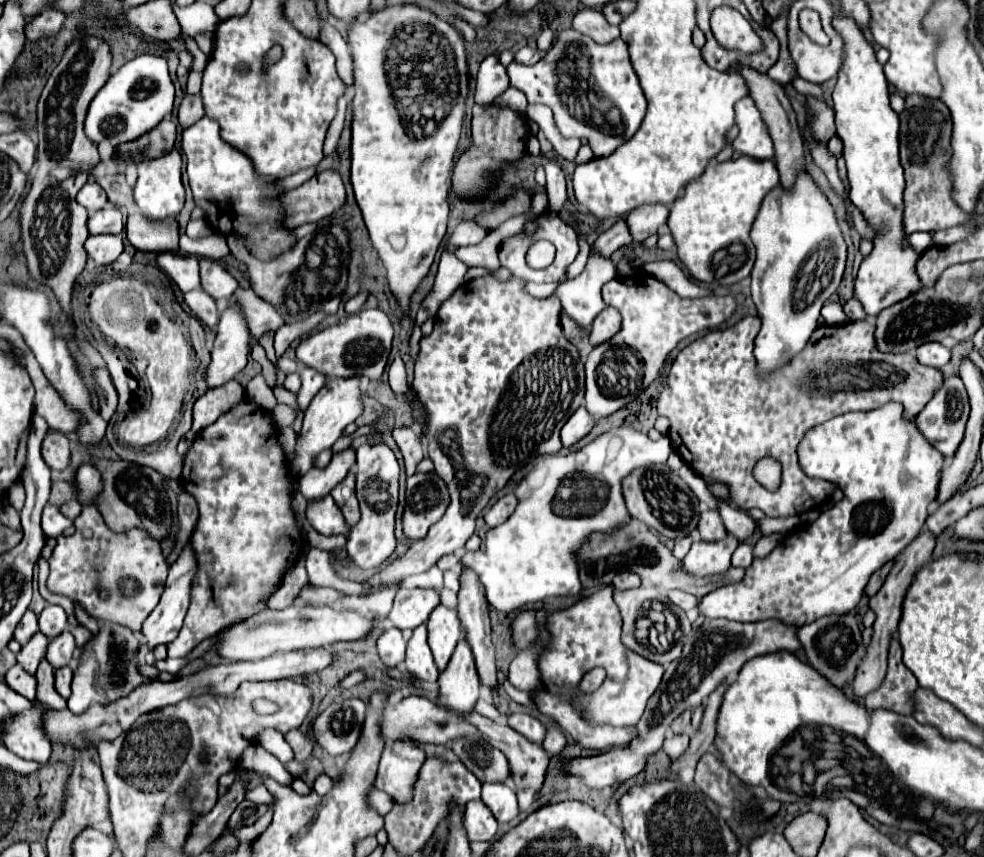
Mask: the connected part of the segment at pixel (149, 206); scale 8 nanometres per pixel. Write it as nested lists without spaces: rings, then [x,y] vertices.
[[[172,149],[170,155],[162,159],[152,159],[138,165],[138,181],[134,187],[134,199],[142,215],[148,219],[170,219],[176,217],[184,207],[184,185],[182,185],[182,159],[178,149]]]

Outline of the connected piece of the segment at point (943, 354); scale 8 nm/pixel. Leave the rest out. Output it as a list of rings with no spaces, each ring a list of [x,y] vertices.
[[[922,343],[922,347],[916,349],[916,359],[922,365],[930,365],[938,369],[950,361],[950,349],[946,349],[940,343]]]

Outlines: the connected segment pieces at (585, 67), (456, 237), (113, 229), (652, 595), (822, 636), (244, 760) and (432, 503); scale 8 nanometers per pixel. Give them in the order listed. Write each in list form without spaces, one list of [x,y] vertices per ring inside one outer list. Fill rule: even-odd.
[[[564,29],[556,35],[552,47],[536,65],[526,67],[520,63],[510,63],[506,71],[510,77],[510,85],[524,91],[528,103],[540,103],[550,107],[560,133],[564,137],[578,137],[588,141],[596,157],[606,157],[616,147],[626,143],[638,131],[646,115],[646,97],[632,69],[628,45],[622,39],[600,45],[594,43],[588,35],[578,35],[574,29]],[[568,71],[574,81],[586,79],[586,85],[562,85],[560,77]],[[596,87],[608,103],[596,101]]]
[[[462,221],[454,233],[450,235],[446,247],[450,249],[456,249],[456,247],[462,247],[462,245],[476,245],[480,243],[484,237],[486,237],[486,229],[482,229],[480,225],[476,225],[474,221]]]
[[[106,205],[104,209],[90,215],[90,219],[88,219],[90,235],[100,235],[100,233],[118,235],[118,233],[122,233],[122,229],[124,229],[122,213],[114,205]]]
[[[636,587],[636,589],[628,589],[628,591],[614,591],[614,601],[620,607],[622,619],[624,619],[624,627],[622,627],[622,643],[626,643],[626,647],[638,651],[644,655],[644,647],[636,641],[634,637],[634,623],[638,617],[638,611],[642,607],[644,601],[656,599],[658,591],[656,589],[648,589],[648,587]]]
[[[830,615],[830,617],[822,617],[810,625],[804,625],[800,627],[798,631],[798,637],[804,645],[804,651],[806,651],[806,657],[810,661],[810,665],[822,673],[832,685],[844,689],[846,685],[852,683],[854,679],[854,673],[856,673],[856,667],[860,663],[860,659],[864,657],[866,653],[866,647],[862,645],[862,633],[860,633],[860,625],[856,623],[854,617],[850,615],[842,615],[842,617],[836,617],[836,615]],[[844,645],[852,645],[852,649],[846,651]]]
[[[256,743],[244,749],[244,753],[240,755],[240,765],[246,769],[254,767],[258,771],[266,771],[270,777],[274,777],[282,785],[292,783],[292,775],[284,769],[284,765],[272,753],[268,753],[264,747]]]
[[[416,473],[406,481],[402,531],[408,539],[424,539],[450,503],[446,483],[436,473]]]

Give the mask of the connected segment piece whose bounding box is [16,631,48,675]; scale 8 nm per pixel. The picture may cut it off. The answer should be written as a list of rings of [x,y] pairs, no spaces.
[[[38,631],[26,645],[22,645],[20,653],[16,655],[18,665],[22,665],[24,671],[28,671],[28,673],[34,675],[40,659],[46,655],[46,645],[48,645],[48,637]]]

